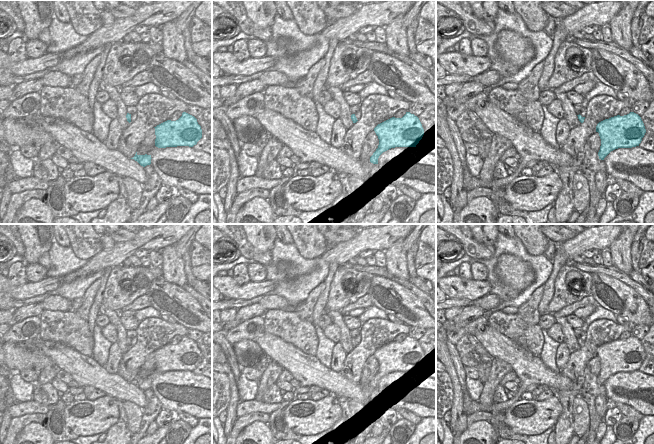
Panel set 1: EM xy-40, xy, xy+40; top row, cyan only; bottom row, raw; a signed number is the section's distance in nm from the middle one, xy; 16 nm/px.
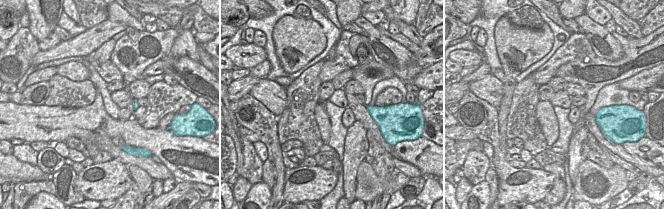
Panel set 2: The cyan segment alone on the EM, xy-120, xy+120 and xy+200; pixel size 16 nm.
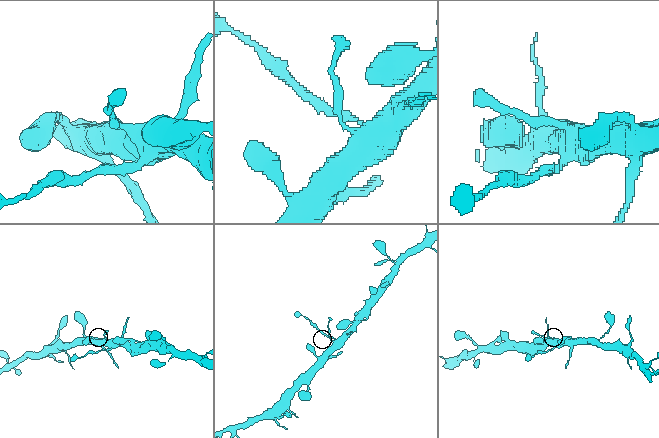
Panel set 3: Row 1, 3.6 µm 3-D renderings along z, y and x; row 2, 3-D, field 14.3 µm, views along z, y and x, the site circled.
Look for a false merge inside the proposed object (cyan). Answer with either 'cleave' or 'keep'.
cleave

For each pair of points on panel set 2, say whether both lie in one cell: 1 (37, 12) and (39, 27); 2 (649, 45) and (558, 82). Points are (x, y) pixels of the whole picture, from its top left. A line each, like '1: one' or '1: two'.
1: one
2: two

